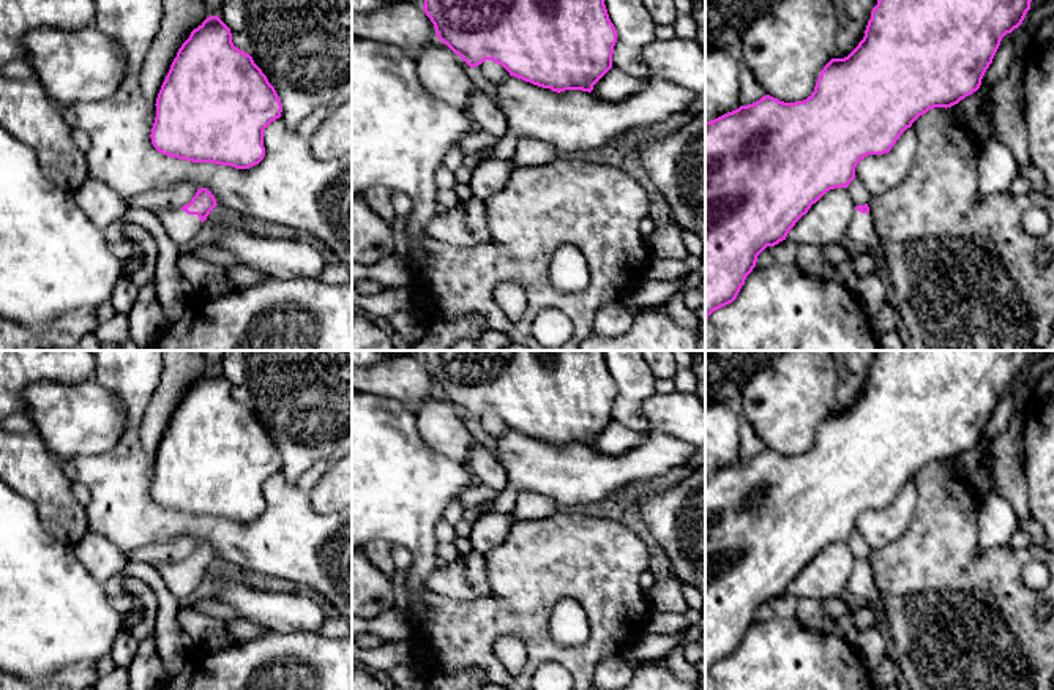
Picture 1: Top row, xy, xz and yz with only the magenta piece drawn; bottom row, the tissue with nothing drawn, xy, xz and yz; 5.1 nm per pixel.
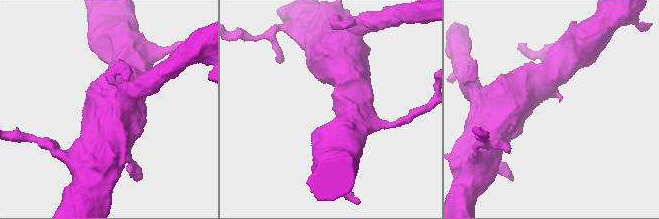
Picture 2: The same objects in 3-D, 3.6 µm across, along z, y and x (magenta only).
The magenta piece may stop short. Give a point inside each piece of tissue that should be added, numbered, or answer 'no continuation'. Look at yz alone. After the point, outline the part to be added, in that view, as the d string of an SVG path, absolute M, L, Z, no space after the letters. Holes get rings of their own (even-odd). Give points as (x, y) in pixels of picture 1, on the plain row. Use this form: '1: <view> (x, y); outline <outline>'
1: yz (862, 583); outline M855 564L855 572L852 579L847 583L846 592L852 595L860 595L862 598L868 600L871 606L882 614L882 600L873 578L871 565L862 567ZM882 614L882 619L884 619L884 614Z

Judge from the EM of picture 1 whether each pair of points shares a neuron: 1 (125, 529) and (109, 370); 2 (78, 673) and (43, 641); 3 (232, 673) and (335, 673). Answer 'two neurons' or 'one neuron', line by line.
1: one neuron
2: two neurons
3: one neuron

